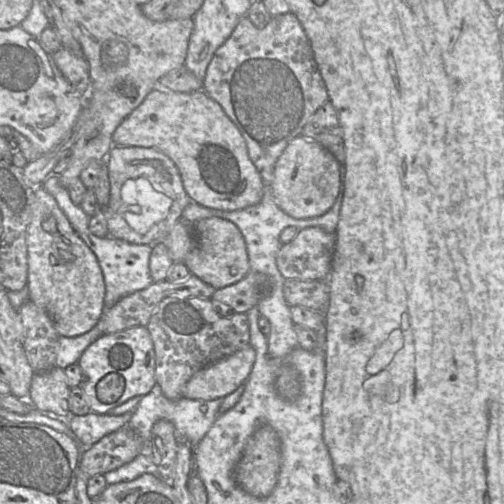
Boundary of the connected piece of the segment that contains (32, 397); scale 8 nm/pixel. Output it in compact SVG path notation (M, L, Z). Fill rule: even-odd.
M53 367L46 372L34 374L28 401L41 412L69 417L69 391L65 370Z

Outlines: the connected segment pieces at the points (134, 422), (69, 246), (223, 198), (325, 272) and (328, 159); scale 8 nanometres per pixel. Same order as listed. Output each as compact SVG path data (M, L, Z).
M156 383L147 395L129 399L125 403L110 410L109 414L112 416L121 416L134 410L133 416L127 425L139 435L144 442L141 454L152 456L150 437L151 430L157 421L167 420L171 422L174 425L179 438L187 440L195 447L207 434L216 417L219 415L222 400L223 399L198 400L187 398L170 400L164 396L161 387Z
M43 186L34 188L26 244L28 300L49 315L60 336L76 337L89 332L104 312L103 273L96 255L75 232L54 197Z
M153 88L143 102L116 128L113 145L155 148L176 165L185 191L201 206L234 211L257 204L265 182L248 156L236 125L204 90L173 92Z
M307 227L298 232L292 241L282 244L276 263L281 275L286 280L326 280L329 277L336 247L336 233L329 233L320 227Z
M298 136L292 139L277 159L270 184L277 206L296 219L325 214L334 205L340 191L341 164L319 143Z

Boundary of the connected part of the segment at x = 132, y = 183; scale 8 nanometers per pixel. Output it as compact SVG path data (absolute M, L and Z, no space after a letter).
M145 178L128 179L121 187L121 199L122 217L139 234L163 221L172 205L171 198L156 191Z

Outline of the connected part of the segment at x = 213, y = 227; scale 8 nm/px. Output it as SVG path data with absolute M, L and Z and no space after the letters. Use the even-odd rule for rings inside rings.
M210 217L194 223L196 245L184 260L190 273L211 285L215 290L232 285L250 271L244 238L238 227L229 220Z

